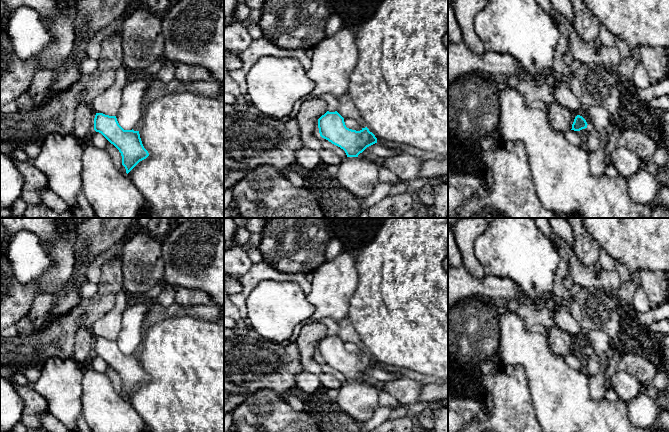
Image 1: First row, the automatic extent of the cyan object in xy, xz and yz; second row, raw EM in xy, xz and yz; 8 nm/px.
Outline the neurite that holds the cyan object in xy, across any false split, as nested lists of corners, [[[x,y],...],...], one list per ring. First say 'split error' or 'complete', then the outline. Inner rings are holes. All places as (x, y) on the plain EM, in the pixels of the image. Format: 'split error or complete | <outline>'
complete | [[[96,337],[94,354],[101,357],[121,377],[122,389],[128,398],[140,385],[149,380],[144,372],[139,355],[124,354],[116,340]]]

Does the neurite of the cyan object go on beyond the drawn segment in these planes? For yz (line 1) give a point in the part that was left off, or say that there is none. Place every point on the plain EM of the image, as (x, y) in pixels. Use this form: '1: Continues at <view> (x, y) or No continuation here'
1: No continuation here

